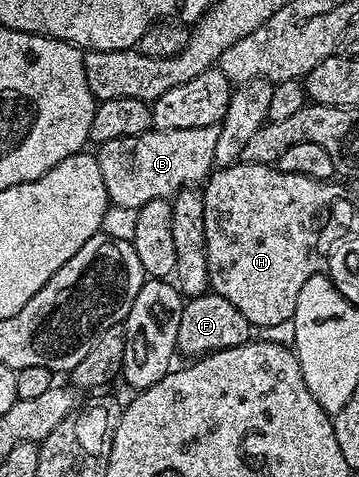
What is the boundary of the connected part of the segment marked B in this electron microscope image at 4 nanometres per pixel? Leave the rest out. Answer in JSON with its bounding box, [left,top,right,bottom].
[96,127,218,208]

